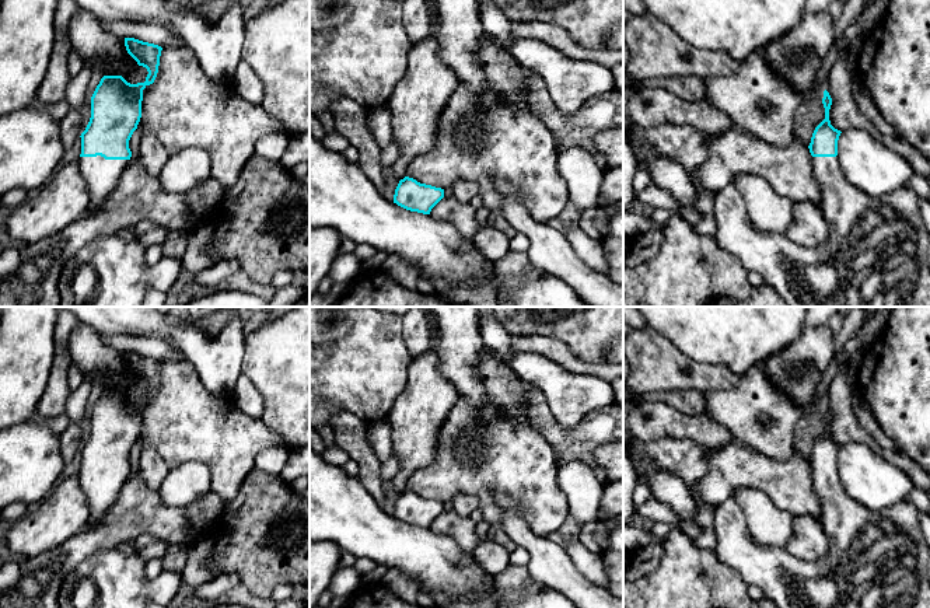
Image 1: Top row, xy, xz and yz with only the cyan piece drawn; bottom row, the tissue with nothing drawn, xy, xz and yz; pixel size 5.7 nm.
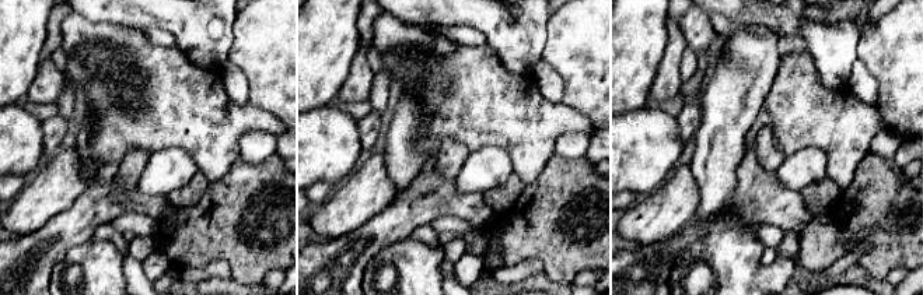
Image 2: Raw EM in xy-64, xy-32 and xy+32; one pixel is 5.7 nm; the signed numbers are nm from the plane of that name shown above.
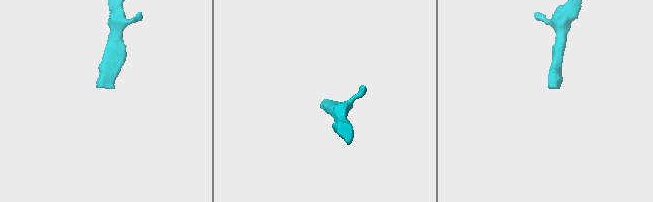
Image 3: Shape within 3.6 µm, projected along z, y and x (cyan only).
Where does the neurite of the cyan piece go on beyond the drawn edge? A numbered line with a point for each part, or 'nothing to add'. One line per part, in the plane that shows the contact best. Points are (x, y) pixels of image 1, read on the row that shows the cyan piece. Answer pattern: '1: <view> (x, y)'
1: xy (101, 175)

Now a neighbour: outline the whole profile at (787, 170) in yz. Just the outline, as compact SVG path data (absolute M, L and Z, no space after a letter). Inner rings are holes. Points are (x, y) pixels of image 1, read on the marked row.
M734 126L720 134L706 132L706 143L707 158L696 177L707 192L721 192L742 174L762 178L776 195L793 205L812 202L821 207L822 192L812 171L812 156L798 141L776 147Z

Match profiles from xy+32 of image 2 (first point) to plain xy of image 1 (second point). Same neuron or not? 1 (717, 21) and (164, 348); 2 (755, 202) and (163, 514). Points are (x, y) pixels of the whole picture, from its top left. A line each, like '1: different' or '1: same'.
1: same
2: same

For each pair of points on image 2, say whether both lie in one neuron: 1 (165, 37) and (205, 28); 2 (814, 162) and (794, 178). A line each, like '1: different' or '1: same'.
1: different
2: same

